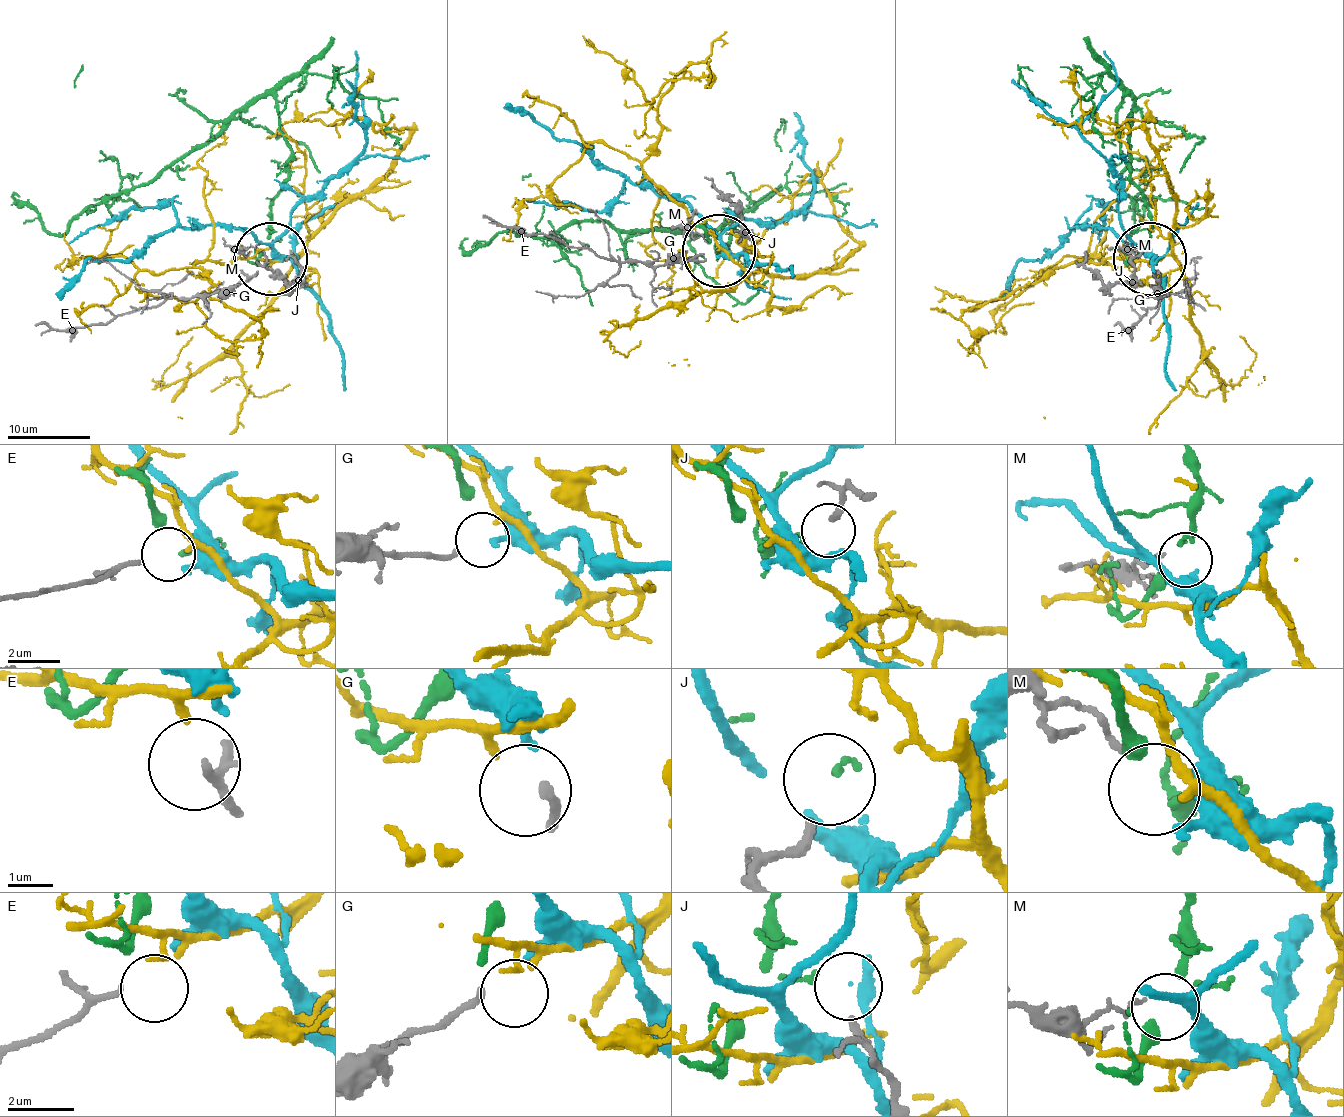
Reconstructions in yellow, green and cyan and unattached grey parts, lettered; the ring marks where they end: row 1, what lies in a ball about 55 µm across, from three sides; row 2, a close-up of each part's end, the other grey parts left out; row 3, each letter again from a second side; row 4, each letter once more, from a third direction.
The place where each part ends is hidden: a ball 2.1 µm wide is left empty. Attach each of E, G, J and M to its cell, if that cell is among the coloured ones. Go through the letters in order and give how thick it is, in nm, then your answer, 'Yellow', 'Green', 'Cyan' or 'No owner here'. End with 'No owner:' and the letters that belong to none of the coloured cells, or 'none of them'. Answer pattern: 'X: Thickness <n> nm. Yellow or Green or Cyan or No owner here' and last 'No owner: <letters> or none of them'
E: Thickness 120 nm. Yellow
G: Thickness 220 nm. Cyan
J: Thickness 220 nm. No owner here
M: Thickness 110 nm. No owner here
No owner: J, M

